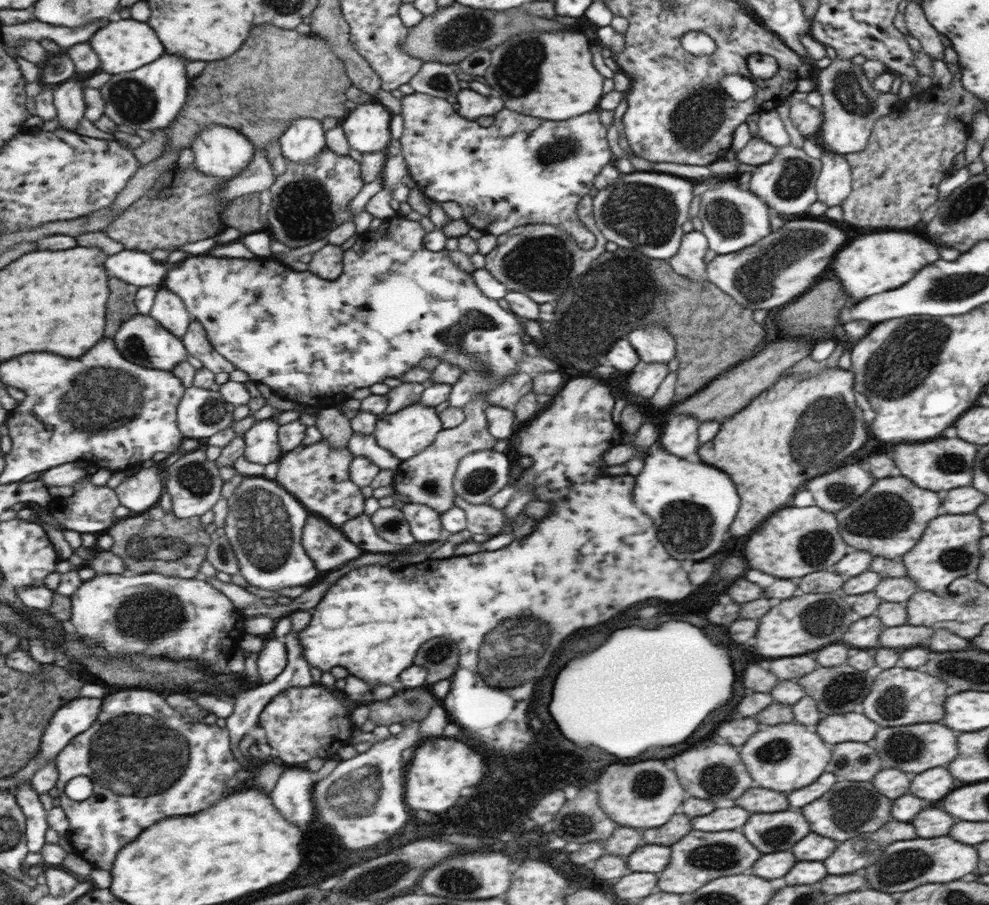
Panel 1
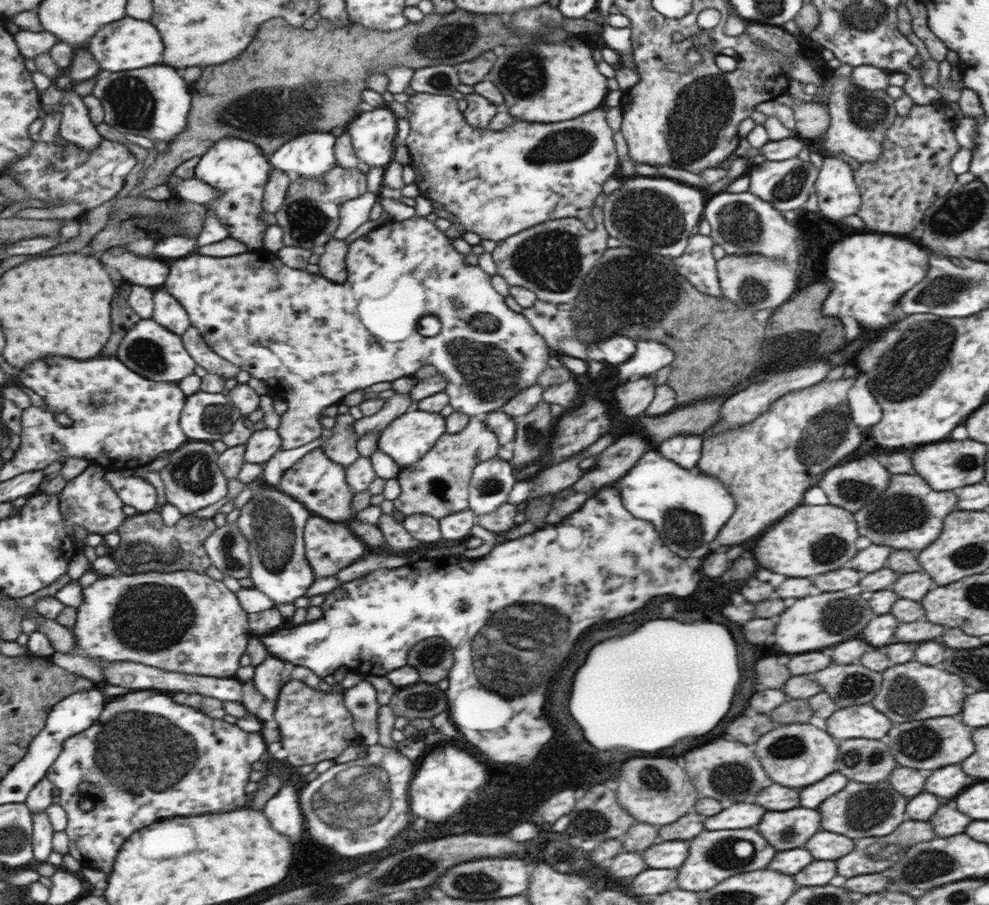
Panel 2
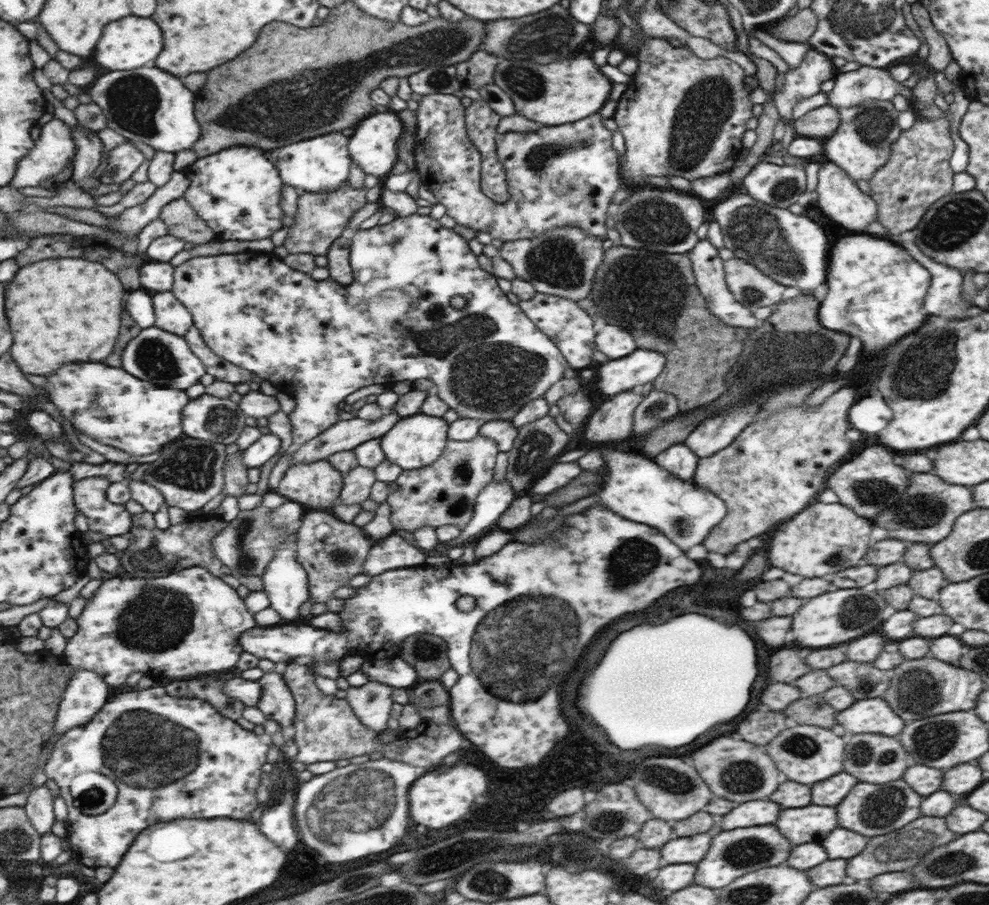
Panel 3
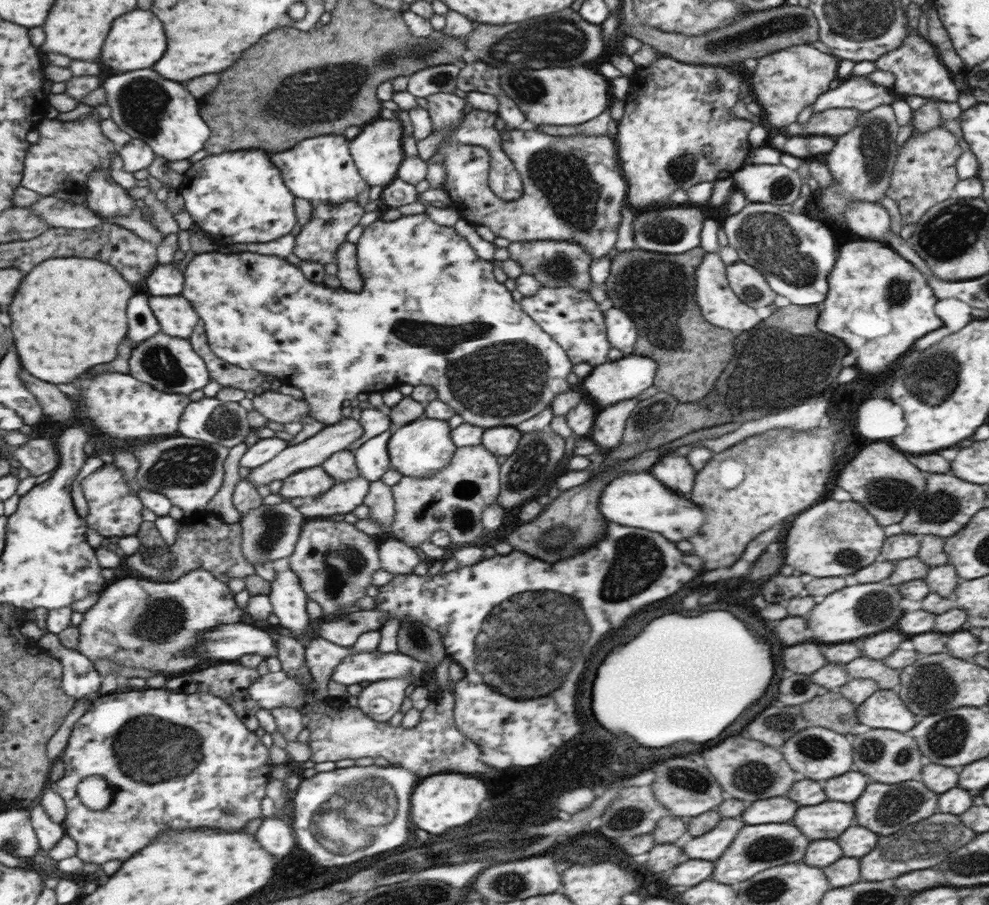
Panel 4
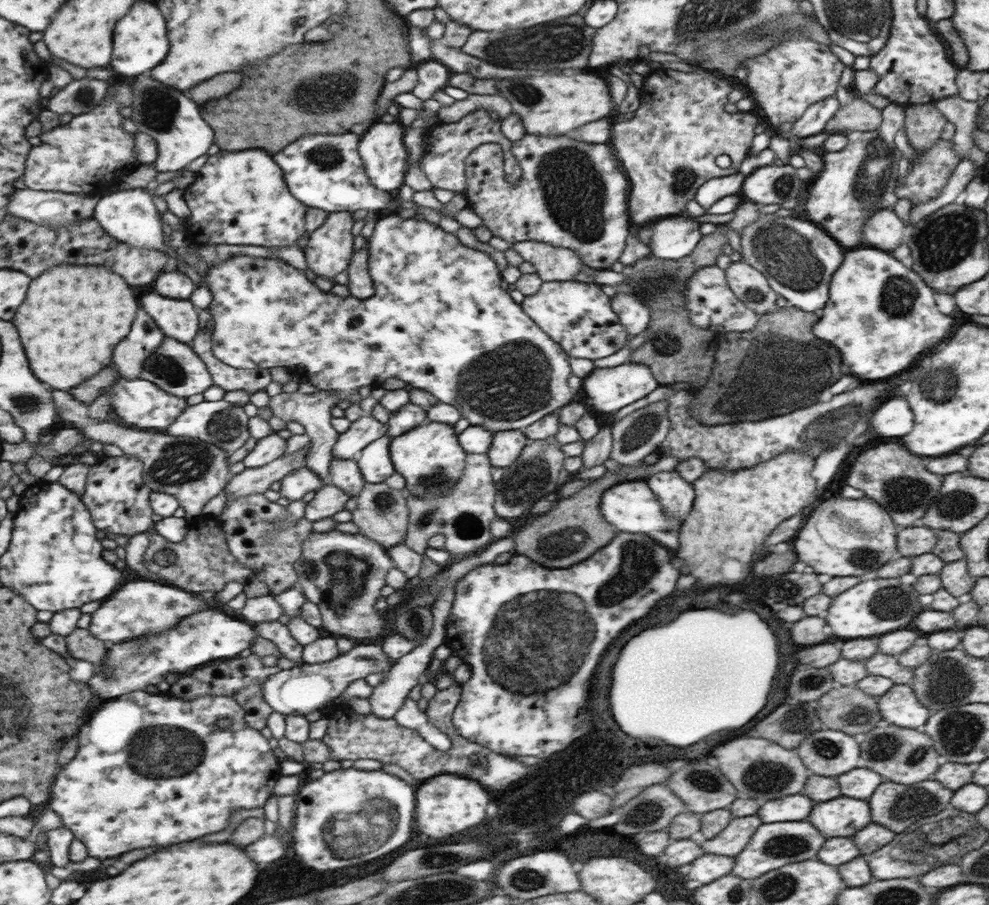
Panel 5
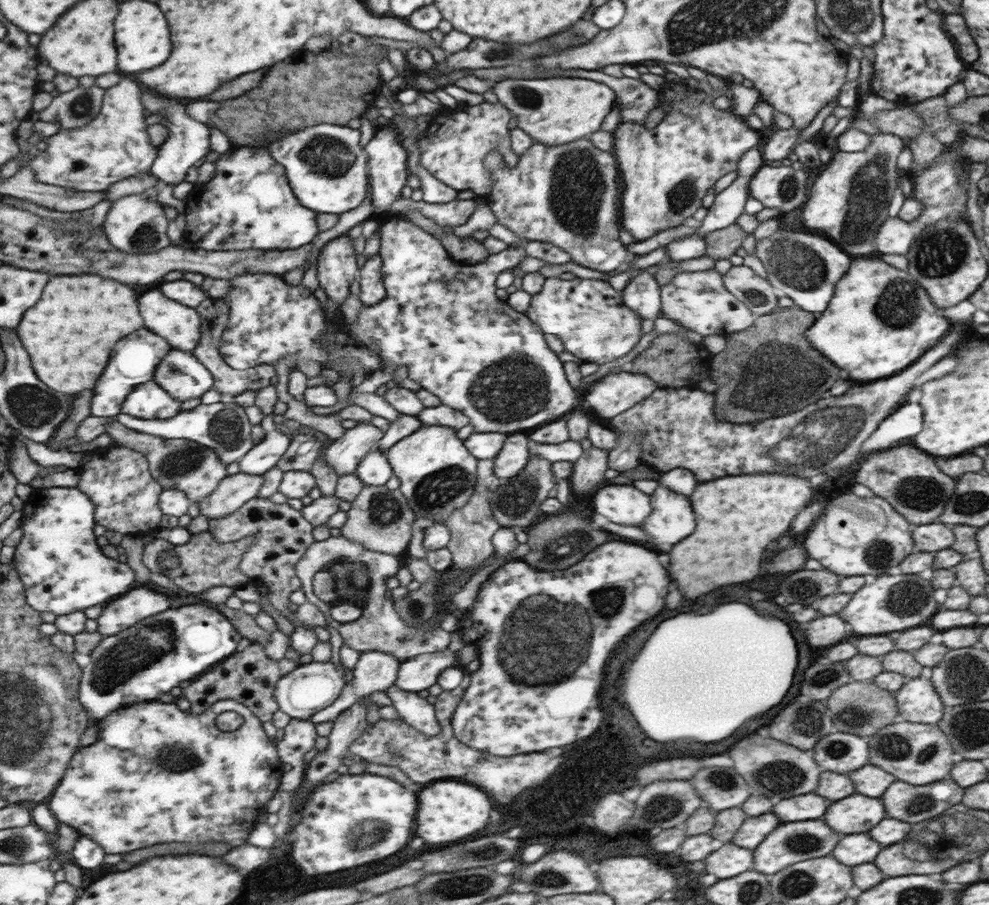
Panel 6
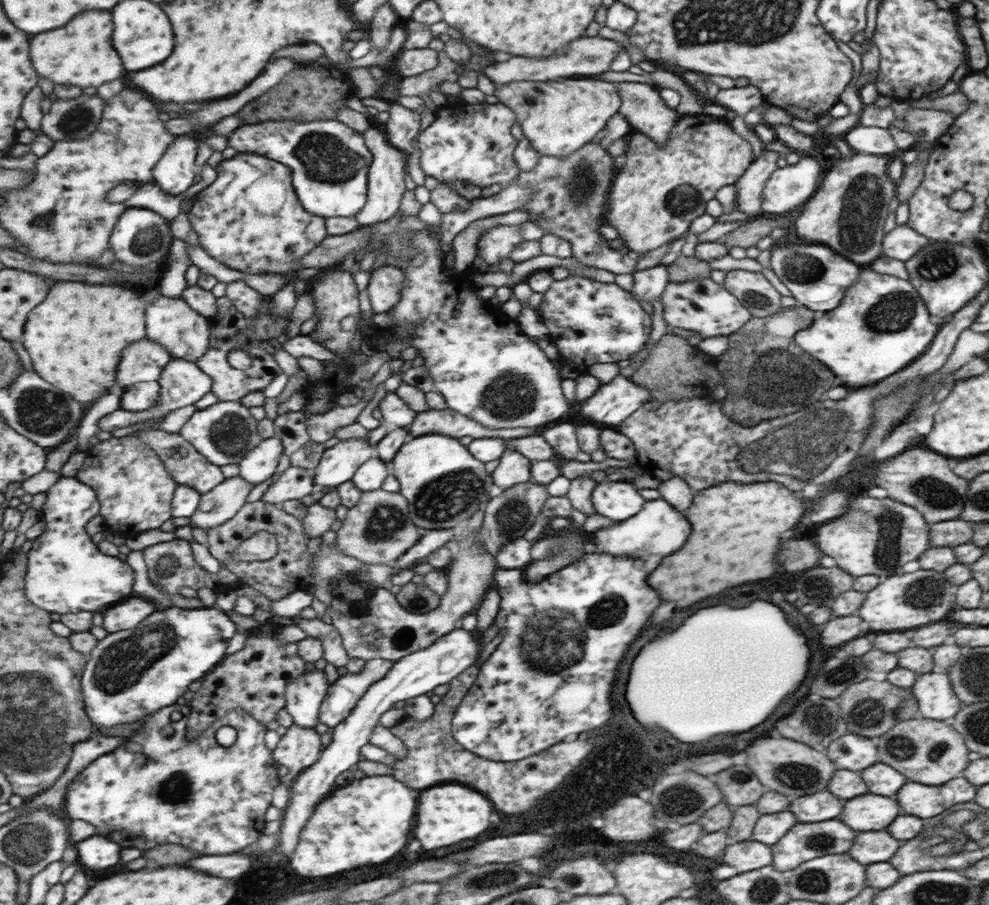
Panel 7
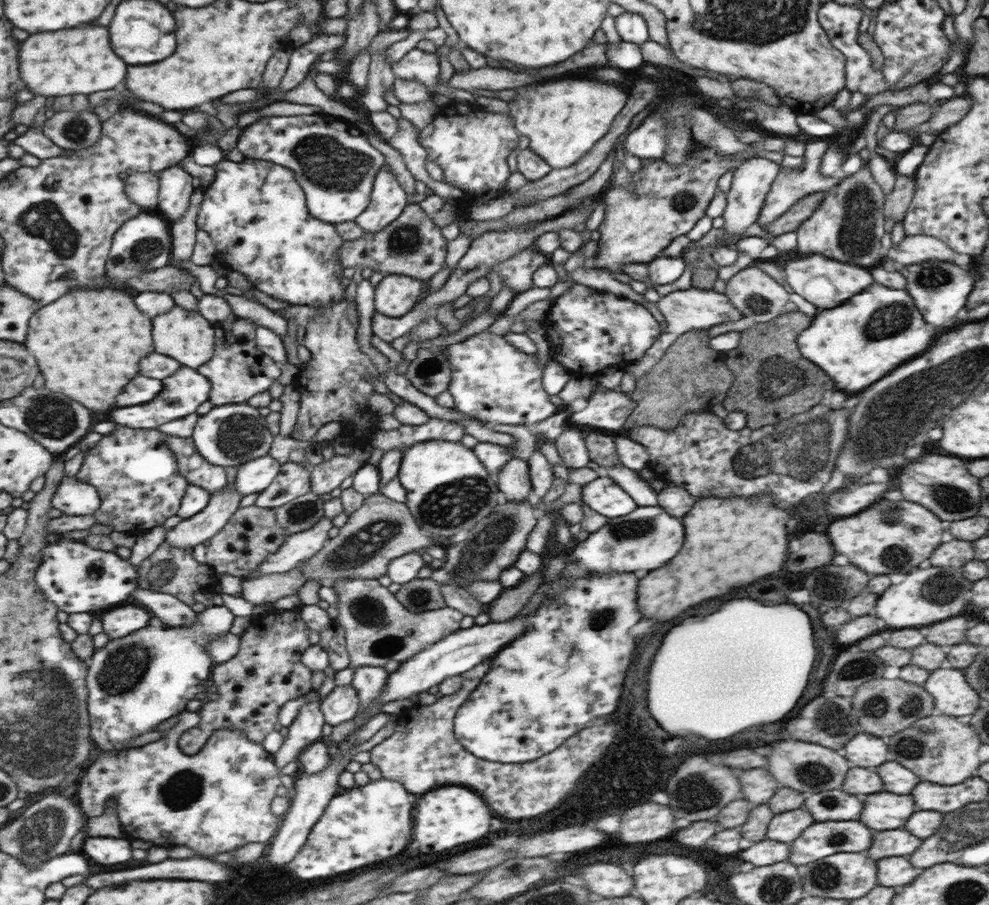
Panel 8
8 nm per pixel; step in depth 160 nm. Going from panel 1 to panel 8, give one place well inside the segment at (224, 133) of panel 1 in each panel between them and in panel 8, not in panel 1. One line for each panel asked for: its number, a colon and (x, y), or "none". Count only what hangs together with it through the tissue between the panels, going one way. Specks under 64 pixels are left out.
2: (240, 170)
3: (238, 191)
4: (241, 197)
5: (238, 198)
6: (249, 203)
7: (250, 218)
8: (257, 215)

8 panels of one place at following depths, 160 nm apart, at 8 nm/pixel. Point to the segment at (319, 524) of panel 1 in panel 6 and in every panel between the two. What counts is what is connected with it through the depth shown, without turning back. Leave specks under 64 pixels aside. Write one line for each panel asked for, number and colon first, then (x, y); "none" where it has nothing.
2: (331, 547)
3: (332, 551)
4: (335, 560)
5: (342, 573)
6: (348, 582)

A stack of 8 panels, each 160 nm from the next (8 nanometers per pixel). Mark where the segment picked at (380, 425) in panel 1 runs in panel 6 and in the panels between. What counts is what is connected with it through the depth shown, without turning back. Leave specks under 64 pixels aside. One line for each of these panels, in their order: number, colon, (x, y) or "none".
2: (408, 438)
3: (416, 441)
4: (422, 448)
5: (430, 457)
6: (438, 474)

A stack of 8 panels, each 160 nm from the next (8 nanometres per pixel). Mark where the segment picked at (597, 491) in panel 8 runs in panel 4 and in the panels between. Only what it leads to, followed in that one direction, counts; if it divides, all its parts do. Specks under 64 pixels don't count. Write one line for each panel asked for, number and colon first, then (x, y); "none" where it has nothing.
4: (638, 499)
5: (630, 506)
6: (624, 505)
7: (616, 500)

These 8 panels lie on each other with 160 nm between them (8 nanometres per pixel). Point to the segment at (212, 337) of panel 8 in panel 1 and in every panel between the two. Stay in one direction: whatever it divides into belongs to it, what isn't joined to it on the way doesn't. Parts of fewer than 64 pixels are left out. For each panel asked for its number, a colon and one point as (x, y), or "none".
1: (169, 309)
2: (168, 311)
3: (172, 315)
4: (177, 315)
5: (178, 318)
6: (181, 325)
7: (174, 323)

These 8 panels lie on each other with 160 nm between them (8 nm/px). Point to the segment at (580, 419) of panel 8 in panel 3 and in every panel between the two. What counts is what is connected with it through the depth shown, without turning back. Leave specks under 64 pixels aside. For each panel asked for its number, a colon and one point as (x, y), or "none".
3: (624, 374)
4: (623, 379)
5: (609, 389)
6: (616, 392)
7: (613, 402)

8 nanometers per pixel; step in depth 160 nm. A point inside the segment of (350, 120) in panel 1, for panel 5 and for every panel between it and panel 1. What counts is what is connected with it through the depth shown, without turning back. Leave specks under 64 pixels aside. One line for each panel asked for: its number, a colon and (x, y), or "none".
2: (373, 134)
3: (373, 145)
4: (378, 149)
5: (385, 157)

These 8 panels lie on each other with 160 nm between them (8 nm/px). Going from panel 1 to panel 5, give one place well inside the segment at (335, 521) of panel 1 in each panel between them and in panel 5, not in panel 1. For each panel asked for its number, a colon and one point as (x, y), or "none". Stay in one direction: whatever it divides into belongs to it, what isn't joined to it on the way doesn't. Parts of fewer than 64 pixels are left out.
2: (318, 482)
3: (317, 485)
4: (310, 483)
5: (302, 481)

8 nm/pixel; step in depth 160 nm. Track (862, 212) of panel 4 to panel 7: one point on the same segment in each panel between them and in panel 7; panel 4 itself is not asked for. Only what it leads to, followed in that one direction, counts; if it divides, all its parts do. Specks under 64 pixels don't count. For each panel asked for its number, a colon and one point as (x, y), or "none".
5: (883, 229)
6: (894, 236)
7: (901, 242)

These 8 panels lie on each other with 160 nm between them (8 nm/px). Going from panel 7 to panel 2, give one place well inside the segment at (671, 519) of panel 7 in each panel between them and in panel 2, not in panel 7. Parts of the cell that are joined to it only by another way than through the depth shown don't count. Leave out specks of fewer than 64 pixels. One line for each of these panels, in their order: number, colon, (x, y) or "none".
2: (683, 449)
3: (678, 459)
4: (675, 471)
5: (674, 491)
6: (672, 519)

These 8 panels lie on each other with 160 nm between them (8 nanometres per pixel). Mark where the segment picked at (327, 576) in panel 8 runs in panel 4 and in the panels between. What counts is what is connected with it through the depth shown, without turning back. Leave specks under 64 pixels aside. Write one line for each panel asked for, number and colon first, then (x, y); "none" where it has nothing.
4: (381, 499)
5: (383, 513)
6: (381, 518)
7: (379, 530)

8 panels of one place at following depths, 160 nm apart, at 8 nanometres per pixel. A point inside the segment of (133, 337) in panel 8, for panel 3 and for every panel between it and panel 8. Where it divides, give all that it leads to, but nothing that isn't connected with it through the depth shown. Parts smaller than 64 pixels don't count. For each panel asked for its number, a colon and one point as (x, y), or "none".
3: (69, 310)
4: (70, 314)
5: (74, 317)
6: (70, 334)
7: (78, 350)

